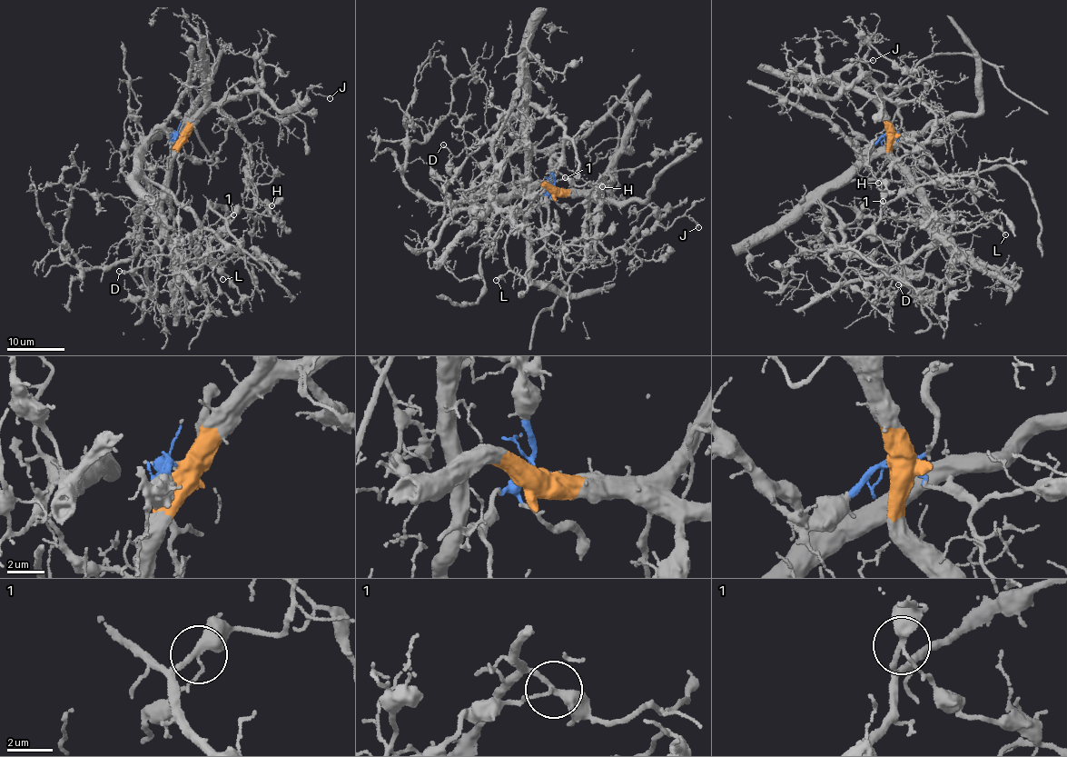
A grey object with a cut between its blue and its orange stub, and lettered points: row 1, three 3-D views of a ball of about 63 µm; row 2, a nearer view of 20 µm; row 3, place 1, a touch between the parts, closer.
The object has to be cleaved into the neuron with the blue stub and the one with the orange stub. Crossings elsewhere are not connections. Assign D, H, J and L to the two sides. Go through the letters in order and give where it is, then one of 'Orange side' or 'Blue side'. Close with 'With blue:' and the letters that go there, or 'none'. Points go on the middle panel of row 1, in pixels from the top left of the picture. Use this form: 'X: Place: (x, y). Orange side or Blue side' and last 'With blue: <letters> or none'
D: Place: (443, 144). Orange side
H: Place: (602, 186). Blue side
J: Place: (698, 227). Orange side
L: Place: (496, 280). Orange side
With blue: H

